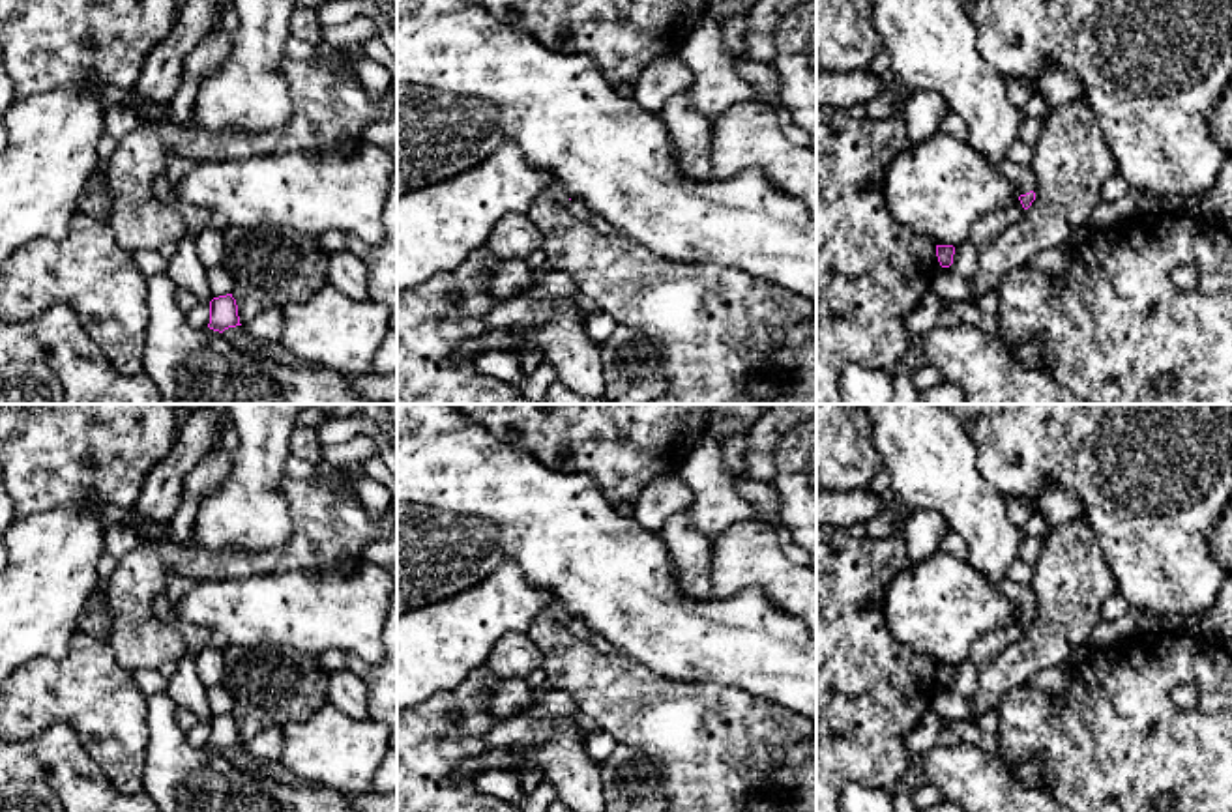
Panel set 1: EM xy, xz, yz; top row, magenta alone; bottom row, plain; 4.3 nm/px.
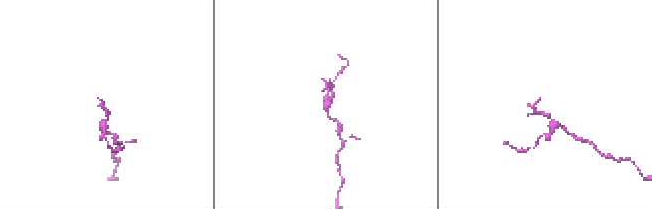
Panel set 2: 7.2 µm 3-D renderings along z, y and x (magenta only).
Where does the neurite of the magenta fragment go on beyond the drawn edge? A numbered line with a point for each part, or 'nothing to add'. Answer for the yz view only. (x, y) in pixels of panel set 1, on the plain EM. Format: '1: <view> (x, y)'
1: yz (1023, 595)

